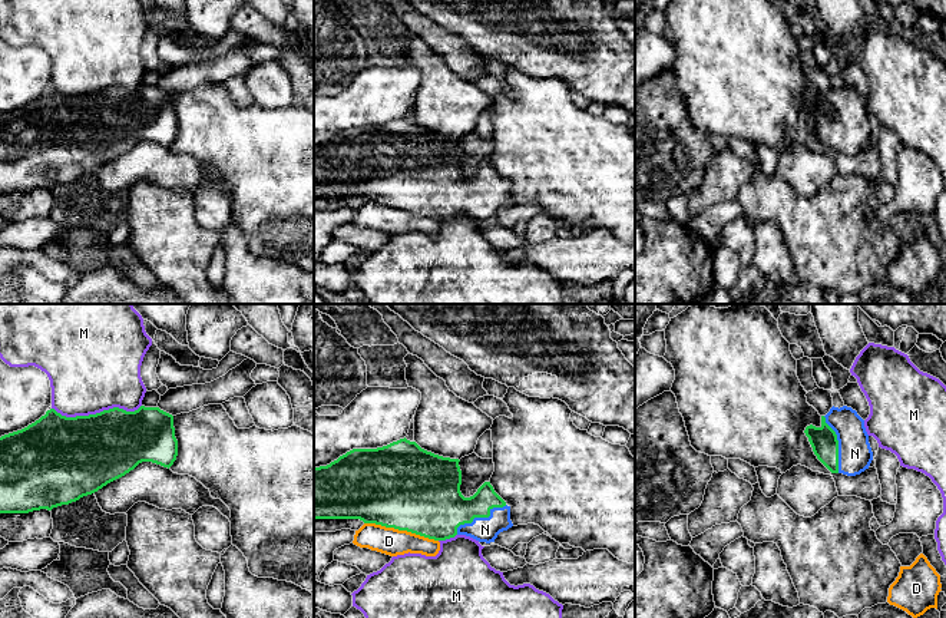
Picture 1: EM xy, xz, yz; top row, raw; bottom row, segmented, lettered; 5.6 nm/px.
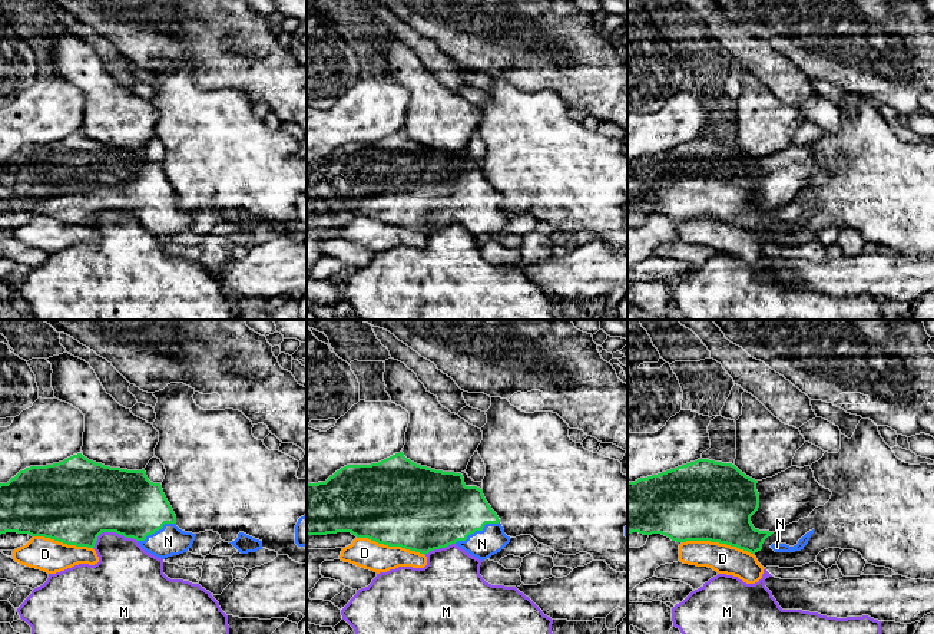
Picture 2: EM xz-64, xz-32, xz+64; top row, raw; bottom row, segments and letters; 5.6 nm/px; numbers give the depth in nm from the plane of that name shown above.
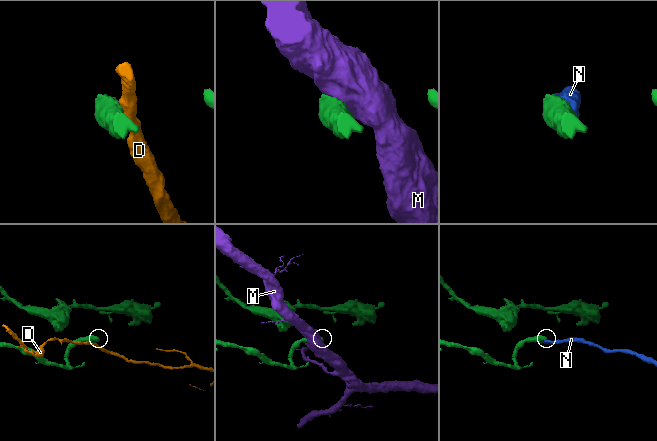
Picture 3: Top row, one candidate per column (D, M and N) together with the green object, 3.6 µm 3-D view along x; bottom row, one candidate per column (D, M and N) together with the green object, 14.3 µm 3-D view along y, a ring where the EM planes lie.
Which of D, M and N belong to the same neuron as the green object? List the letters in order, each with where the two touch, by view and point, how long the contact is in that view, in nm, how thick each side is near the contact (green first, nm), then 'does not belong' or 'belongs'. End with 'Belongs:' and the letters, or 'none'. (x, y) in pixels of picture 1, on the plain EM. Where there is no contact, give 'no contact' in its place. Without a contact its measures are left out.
D: xz (402, 208) | 420 nm | 480/150 nm | does not belong
M: xy (96, 92) | 500 nm | 440/480 nm | does not belong
N: xz (480, 195) | 340 nm | 320/140 nm | belongs
Belongs: N

